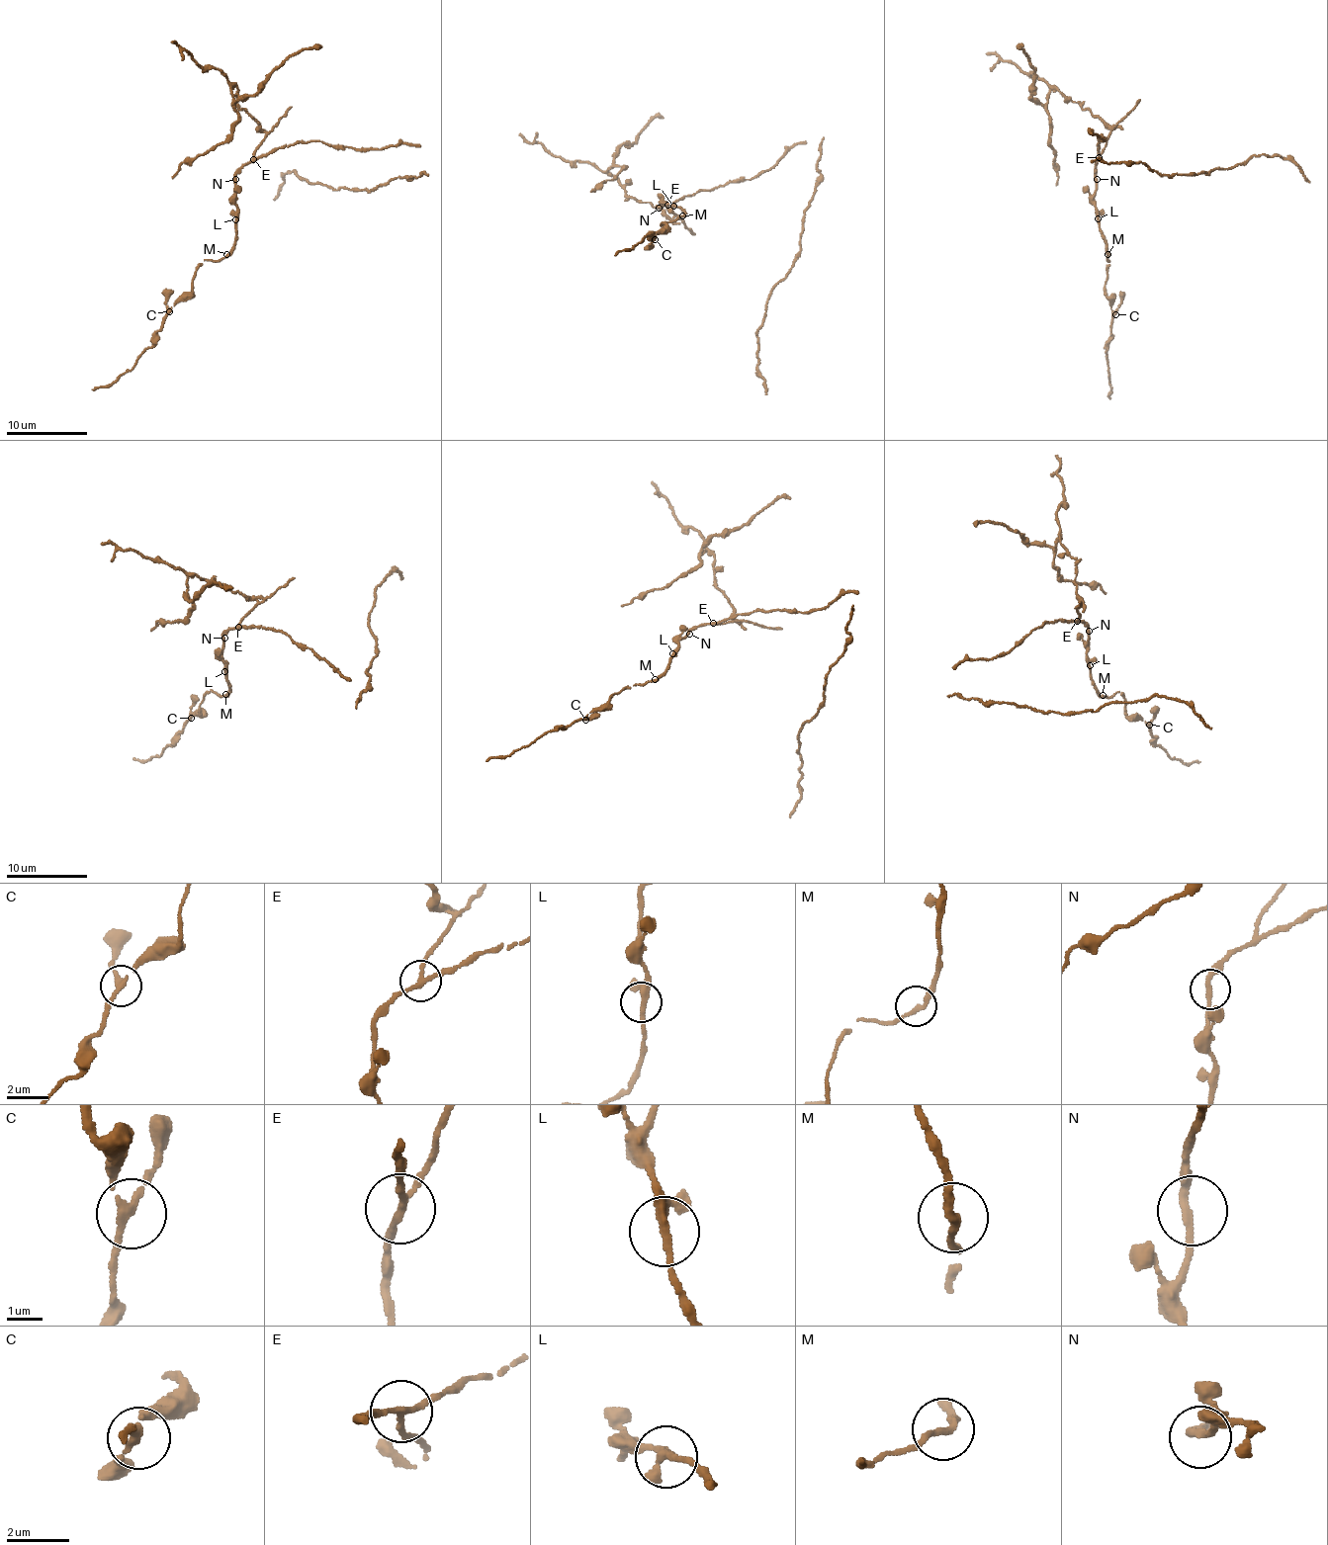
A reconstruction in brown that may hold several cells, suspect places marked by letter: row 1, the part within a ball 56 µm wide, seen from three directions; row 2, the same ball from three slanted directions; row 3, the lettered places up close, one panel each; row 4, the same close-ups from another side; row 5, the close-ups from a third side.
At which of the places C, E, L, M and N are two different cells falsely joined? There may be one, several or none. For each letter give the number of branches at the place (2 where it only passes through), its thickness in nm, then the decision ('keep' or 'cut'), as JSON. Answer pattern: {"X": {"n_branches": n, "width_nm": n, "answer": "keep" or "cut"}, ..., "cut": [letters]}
{"C": {"n_branches": 3, "width_nm": 200, "answer": "keep"}, "E": {"n_branches": 3, "width_nm": 180, "answer": "cut"}, "L": {"n_branches": 3, "width_nm": 220, "answer": "keep"}, "M": {"n_branches": 2, "width_nm": 200, "answer": "keep"}, "N": {"n_branches": 2, "width_nm": 220, "answer": "keep"}, "cut": ["E"]}

